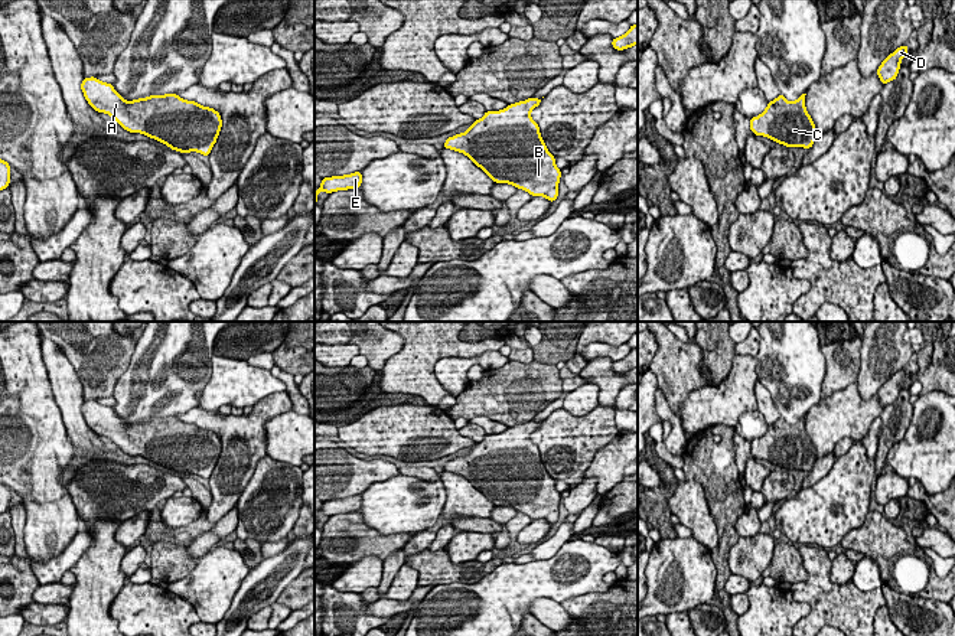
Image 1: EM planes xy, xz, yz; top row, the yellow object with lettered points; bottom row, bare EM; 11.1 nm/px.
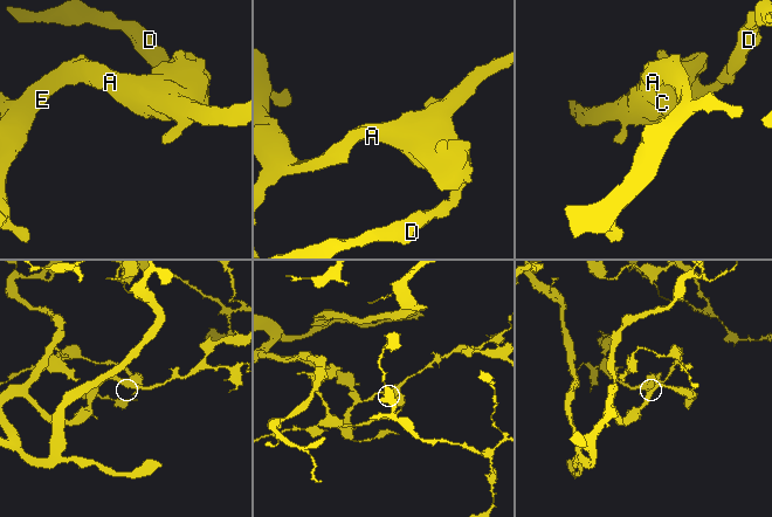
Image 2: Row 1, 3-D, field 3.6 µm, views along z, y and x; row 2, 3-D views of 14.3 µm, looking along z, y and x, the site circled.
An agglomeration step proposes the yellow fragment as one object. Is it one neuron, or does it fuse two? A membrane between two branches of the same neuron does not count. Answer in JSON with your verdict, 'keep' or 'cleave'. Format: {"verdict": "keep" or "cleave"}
{"verdict": "keep"}

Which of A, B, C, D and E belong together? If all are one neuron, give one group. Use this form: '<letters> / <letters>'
A B C D E

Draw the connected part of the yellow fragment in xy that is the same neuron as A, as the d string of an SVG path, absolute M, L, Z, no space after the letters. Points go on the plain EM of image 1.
M95 399L84 401L81 412L95 434L111 438L124 453L141 456L180 476L209 479L222 450L218 434L177 417L126 424L111 407Z

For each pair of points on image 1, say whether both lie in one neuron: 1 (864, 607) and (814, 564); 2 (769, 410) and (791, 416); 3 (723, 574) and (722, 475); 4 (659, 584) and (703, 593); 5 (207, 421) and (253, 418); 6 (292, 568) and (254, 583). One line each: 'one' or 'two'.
1: one
2: two
3: one
4: one
5: one
6: one

